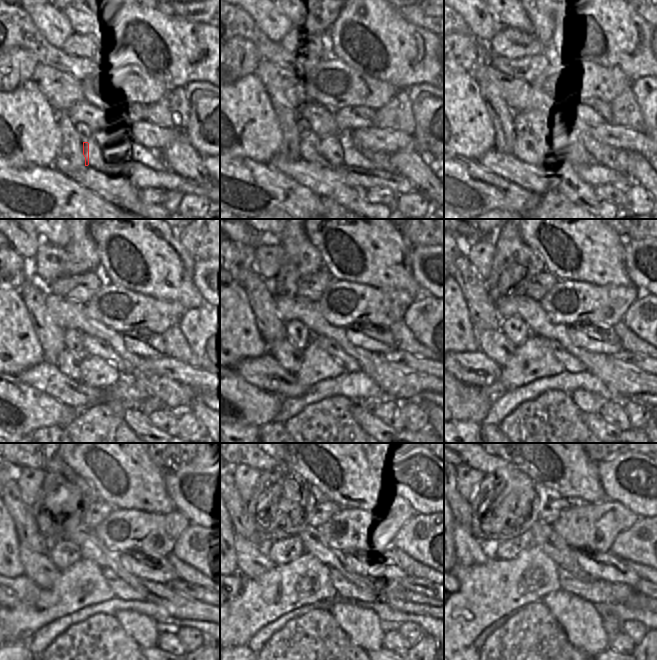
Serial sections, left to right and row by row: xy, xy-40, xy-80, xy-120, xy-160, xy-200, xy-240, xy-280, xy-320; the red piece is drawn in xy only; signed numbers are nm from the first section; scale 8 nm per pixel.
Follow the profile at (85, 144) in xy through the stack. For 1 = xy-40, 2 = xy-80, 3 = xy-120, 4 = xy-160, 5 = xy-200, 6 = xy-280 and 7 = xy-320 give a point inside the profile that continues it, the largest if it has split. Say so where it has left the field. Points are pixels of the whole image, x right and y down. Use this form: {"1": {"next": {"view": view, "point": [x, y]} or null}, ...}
{"1": {"next": {"view": "xy-40", "point": [306, 147]}}, "2": {"next": {"view": "xy-80", "point": [525, 147]}}, "3": {"next": {"view": "xy-120", "point": [69, 362]}}, "4": {"next": {"view": "xy-160", "point": [290, 359]}}, "5": {"next": {"view": "xy-200", "point": [493, 343]}}, "6": {"next": {"view": "xy-280", "point": [251, 561]}}, "7": {"next": {"view": "xy-320", "point": [469, 551]}}}

